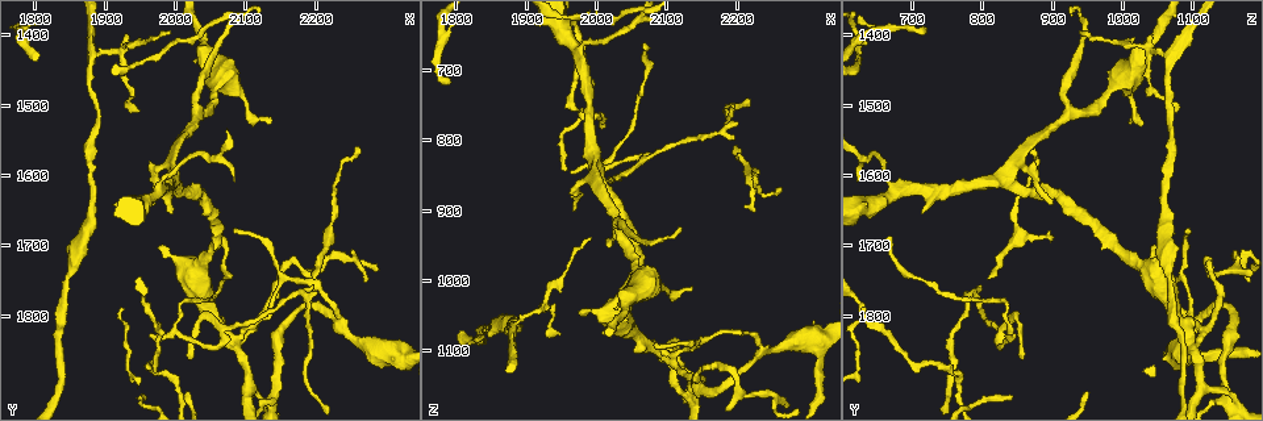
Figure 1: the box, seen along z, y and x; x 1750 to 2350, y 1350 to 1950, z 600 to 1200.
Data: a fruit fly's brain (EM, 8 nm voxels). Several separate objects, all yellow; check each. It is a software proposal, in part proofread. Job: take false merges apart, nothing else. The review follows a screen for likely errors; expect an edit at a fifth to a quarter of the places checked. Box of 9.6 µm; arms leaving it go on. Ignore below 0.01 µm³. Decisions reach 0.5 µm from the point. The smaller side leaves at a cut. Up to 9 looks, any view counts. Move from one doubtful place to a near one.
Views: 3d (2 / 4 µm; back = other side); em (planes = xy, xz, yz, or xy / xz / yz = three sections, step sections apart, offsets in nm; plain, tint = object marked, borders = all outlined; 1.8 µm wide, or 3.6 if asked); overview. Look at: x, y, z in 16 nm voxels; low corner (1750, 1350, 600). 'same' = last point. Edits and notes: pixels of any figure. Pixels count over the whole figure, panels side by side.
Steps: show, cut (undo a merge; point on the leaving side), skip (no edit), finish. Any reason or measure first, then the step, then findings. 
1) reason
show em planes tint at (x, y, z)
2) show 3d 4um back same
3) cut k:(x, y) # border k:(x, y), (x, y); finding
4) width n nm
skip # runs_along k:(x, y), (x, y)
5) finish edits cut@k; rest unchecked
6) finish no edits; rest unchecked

sharp bend
show em xy step 4 tint at (2170, 1720, 1120)

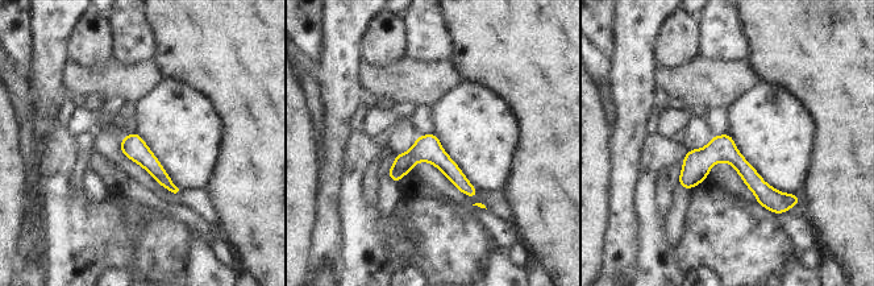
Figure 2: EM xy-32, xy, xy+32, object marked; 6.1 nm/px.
another direction
show em planes tint same

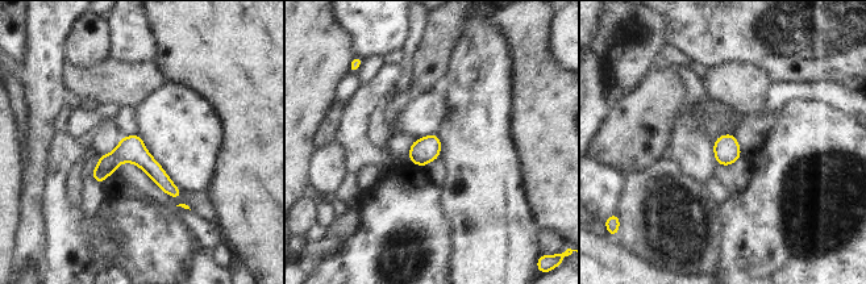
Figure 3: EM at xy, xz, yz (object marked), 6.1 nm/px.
skip # runs_along 3:(95, 174), (138, 155), (177, 195); continuous, no second cell

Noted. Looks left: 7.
abrupt turn
show 3d 2um back at (2000, 1605, 840)

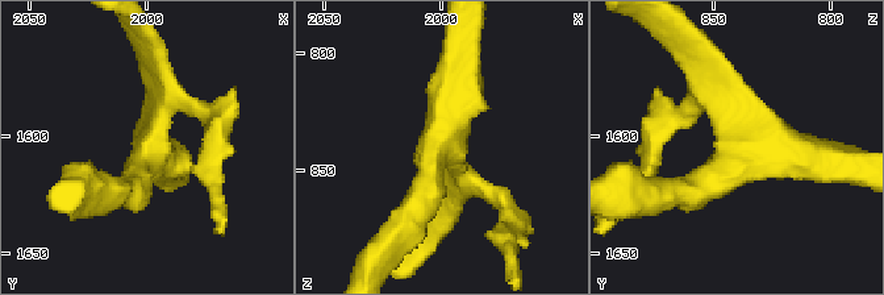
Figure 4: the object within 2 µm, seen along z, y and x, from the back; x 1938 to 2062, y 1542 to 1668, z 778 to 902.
arms 4
show em planes plain at (1998, 1606, 839)

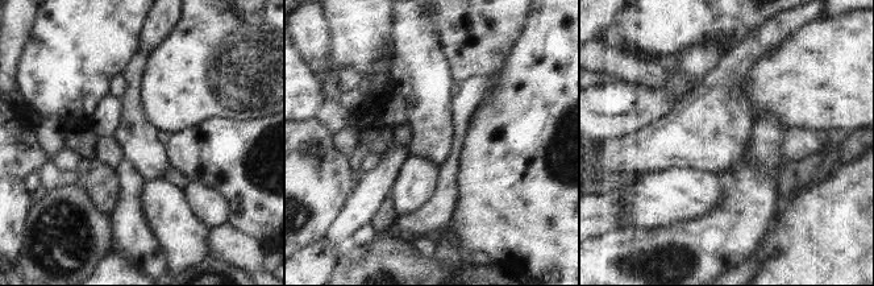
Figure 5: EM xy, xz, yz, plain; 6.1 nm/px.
with the object marked
show em planes tint same

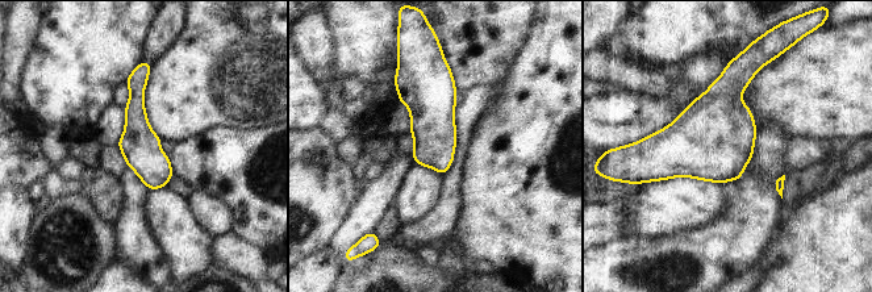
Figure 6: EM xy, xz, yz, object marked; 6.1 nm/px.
width 240 nm
skip # runs_along 6:(146, 69), (137, 132), (154, 186); continuous, no second cell

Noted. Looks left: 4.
four or more arms meet
show em 3.6um yz step 4 tint at (2085, 1845, 1095)

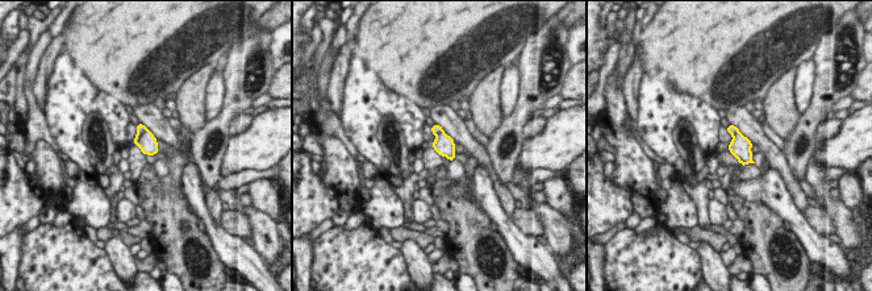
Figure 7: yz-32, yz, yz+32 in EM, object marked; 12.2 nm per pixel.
show em 3.6um planes tint same

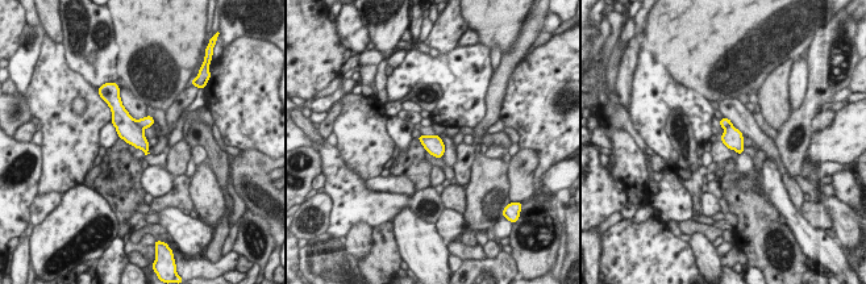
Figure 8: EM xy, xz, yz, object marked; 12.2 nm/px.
cut 8:(148, 121) # border 8:(133, 120), (142, 129); two cells meet here

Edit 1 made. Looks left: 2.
redraw
show overview

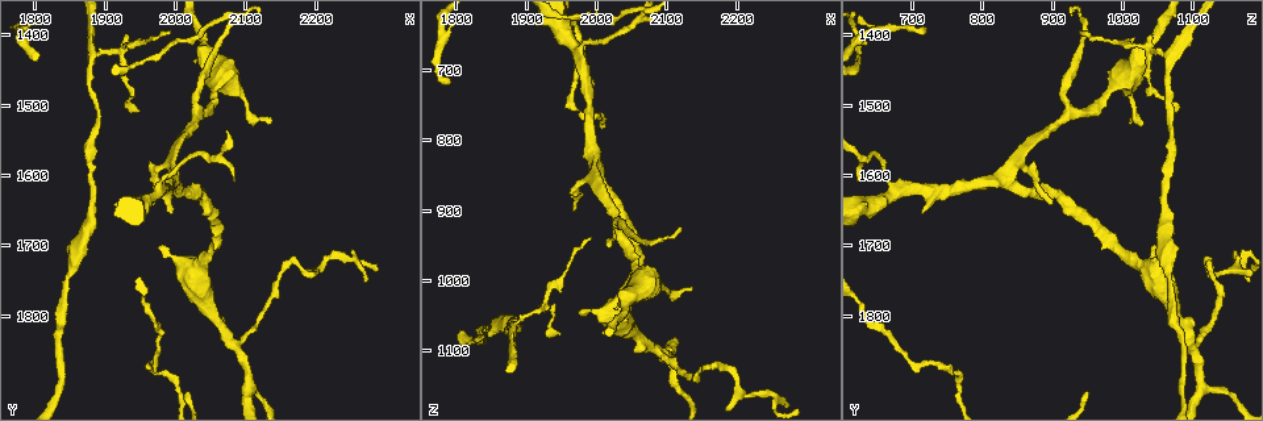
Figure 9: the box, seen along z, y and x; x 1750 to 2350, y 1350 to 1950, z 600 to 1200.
narrows sharply
show em planes borders at (1845, 1745, 1065)

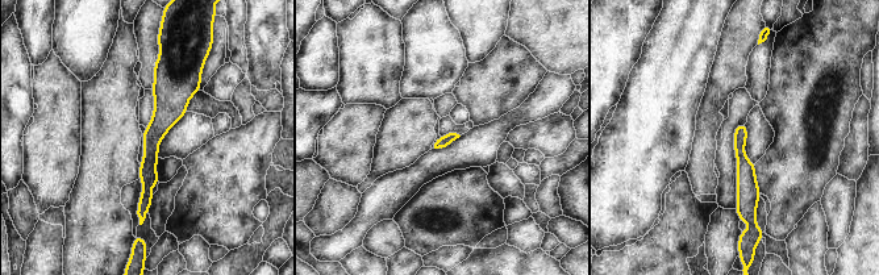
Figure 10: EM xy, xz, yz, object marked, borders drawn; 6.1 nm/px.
width 70 nm
skip # continuous, no second cell

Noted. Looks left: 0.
finish edits cut@8; rest unchecked

